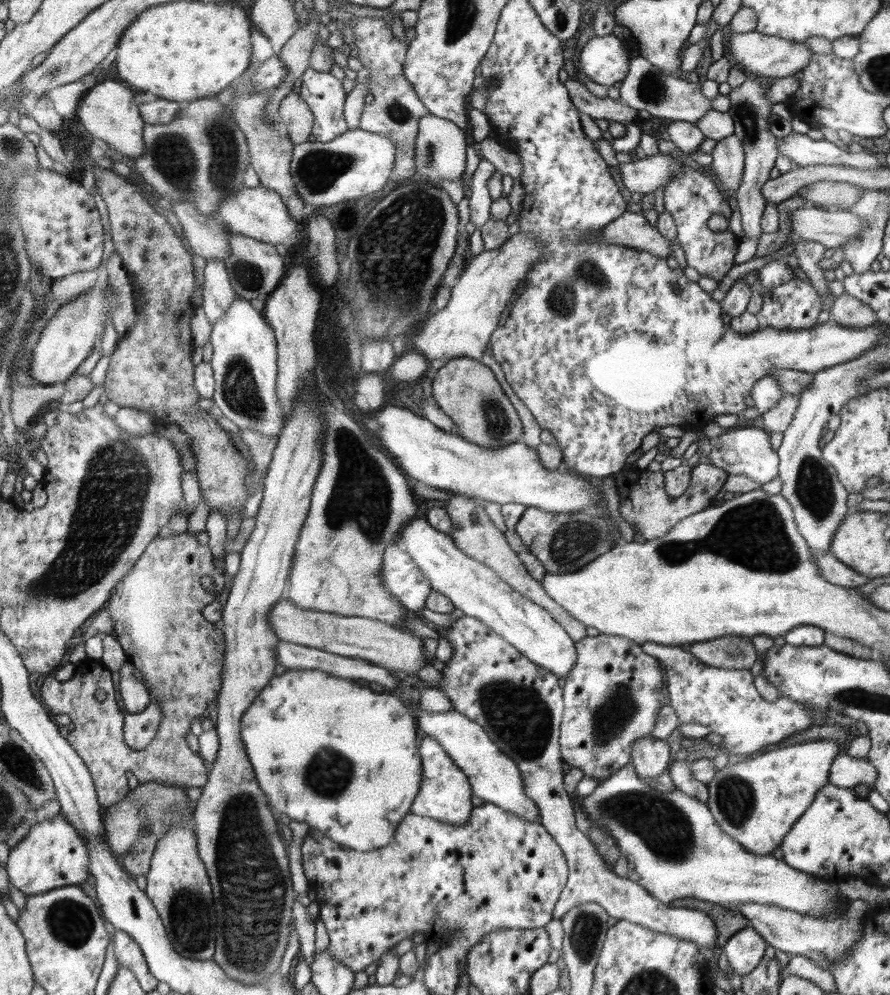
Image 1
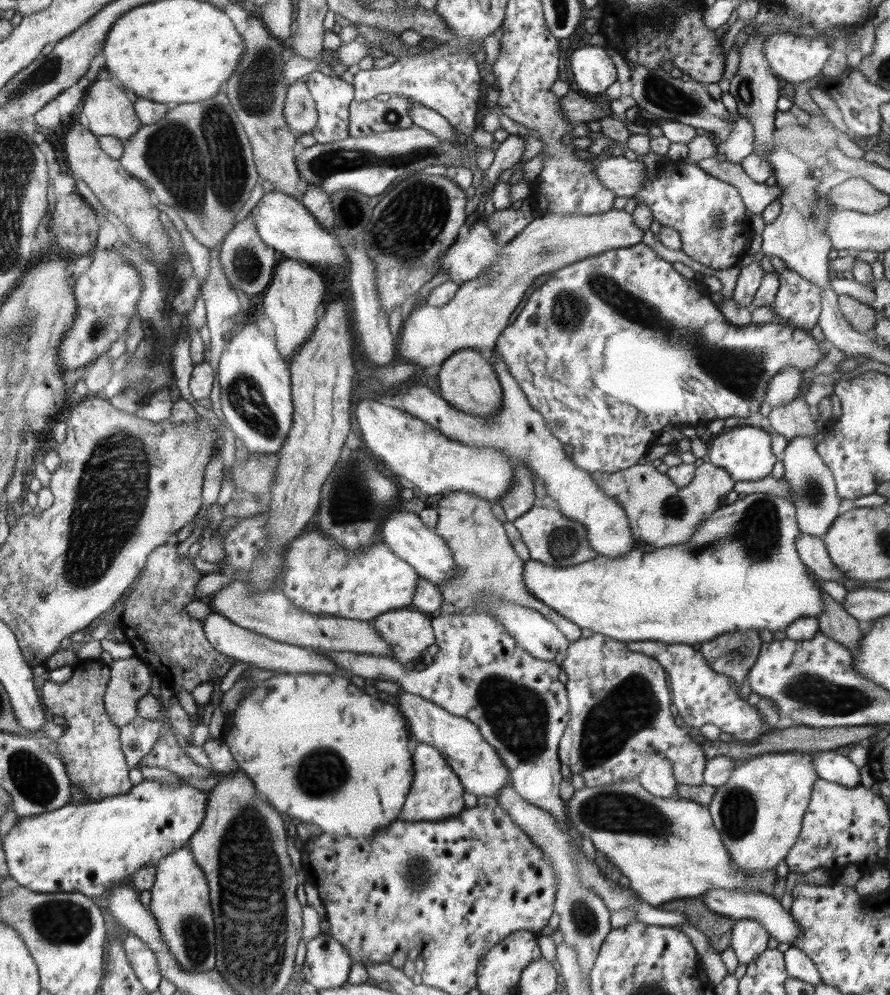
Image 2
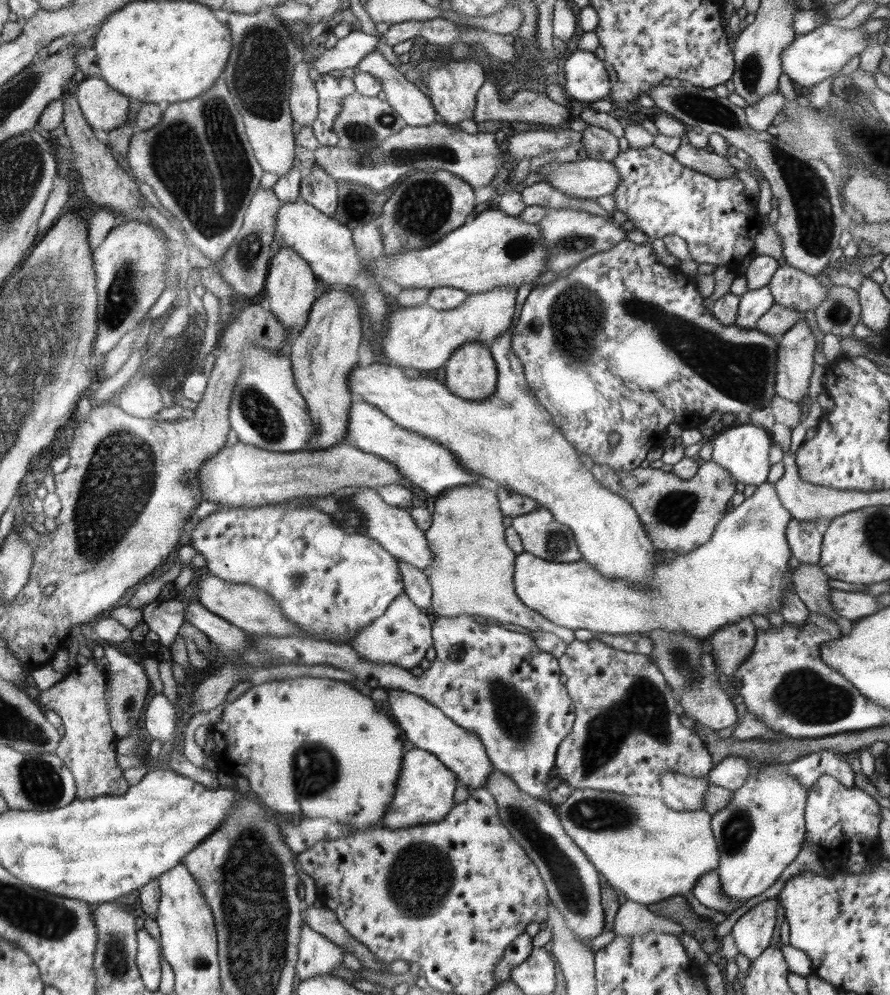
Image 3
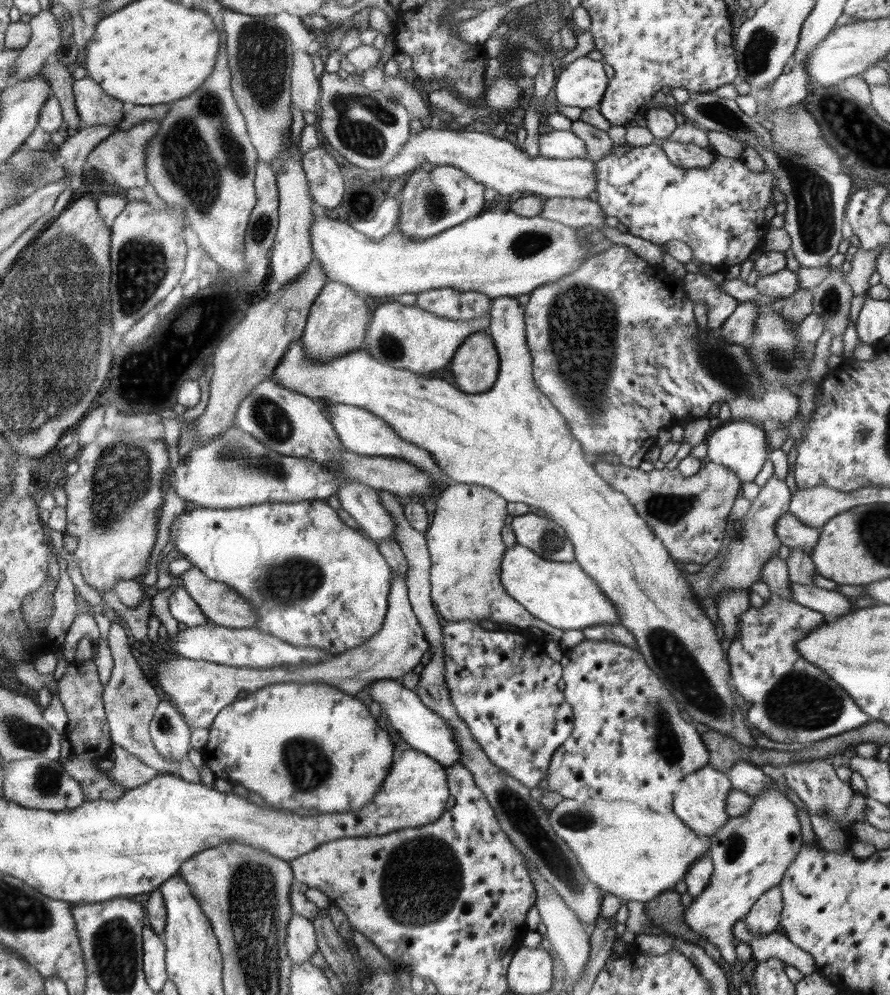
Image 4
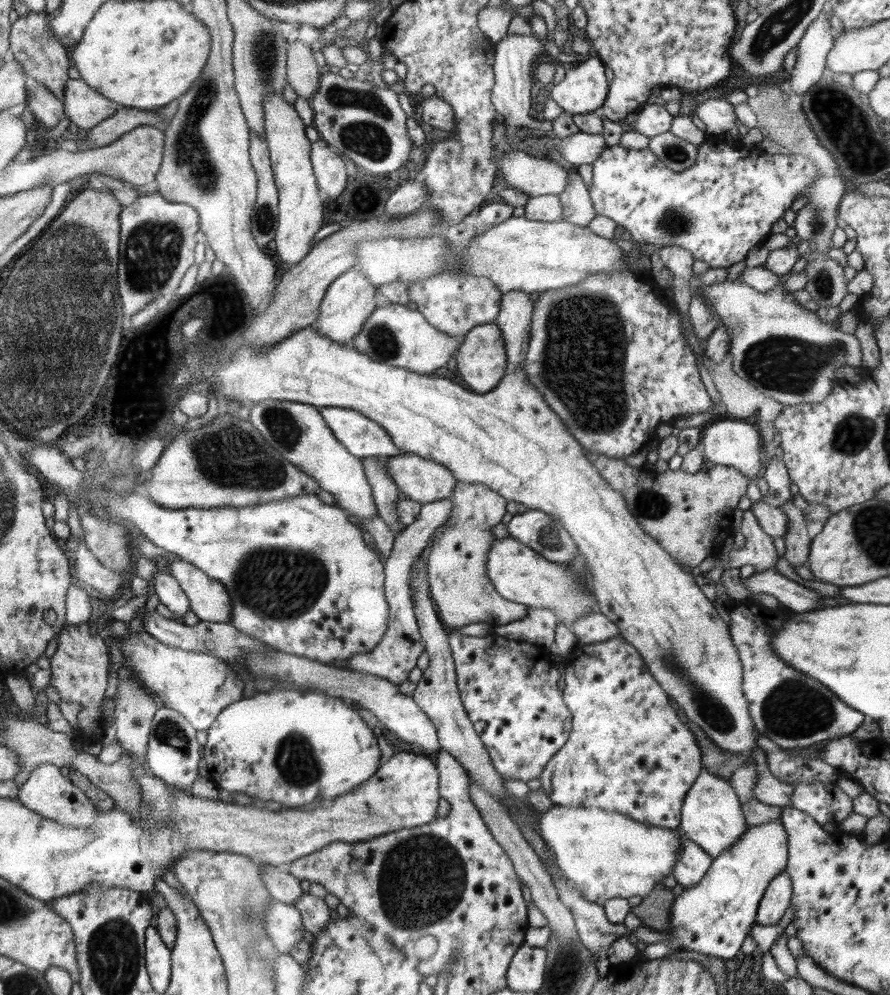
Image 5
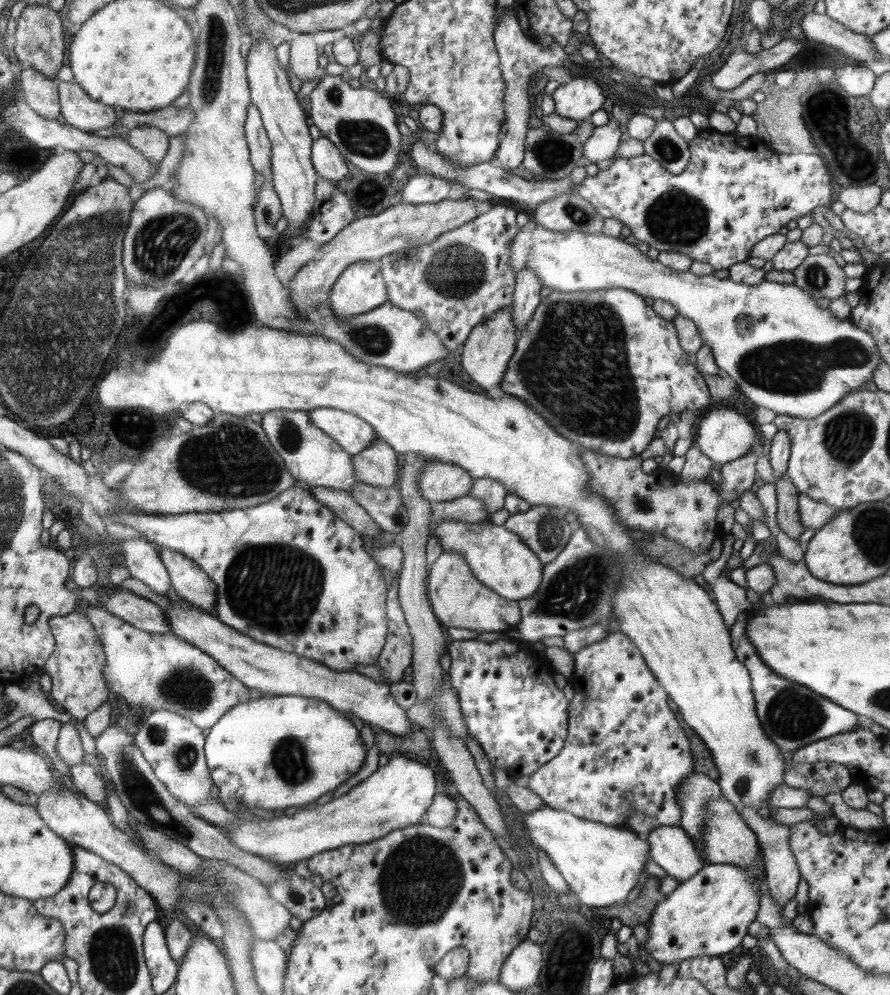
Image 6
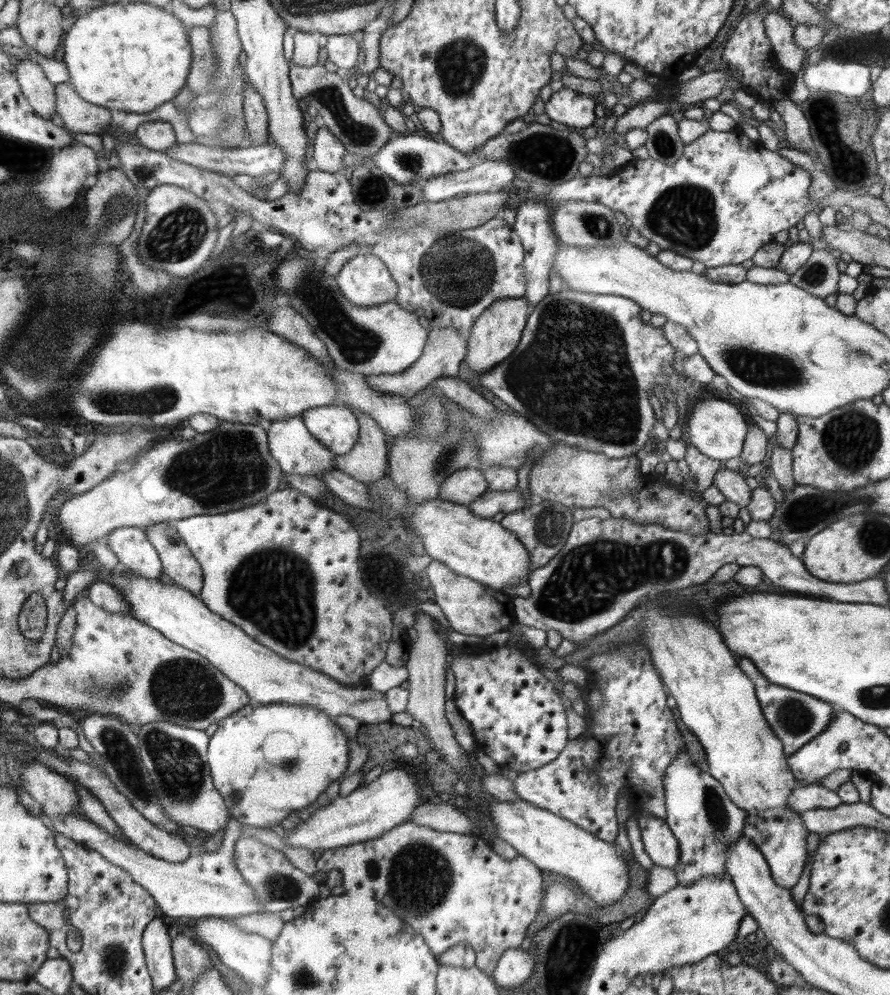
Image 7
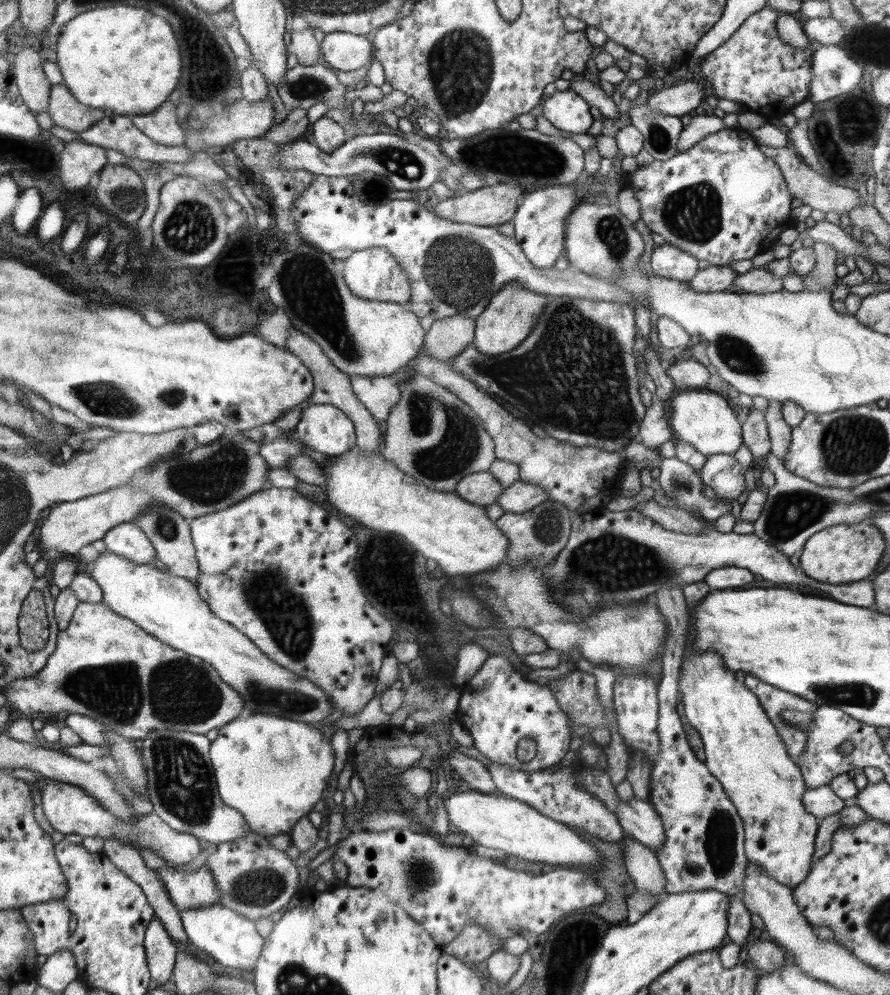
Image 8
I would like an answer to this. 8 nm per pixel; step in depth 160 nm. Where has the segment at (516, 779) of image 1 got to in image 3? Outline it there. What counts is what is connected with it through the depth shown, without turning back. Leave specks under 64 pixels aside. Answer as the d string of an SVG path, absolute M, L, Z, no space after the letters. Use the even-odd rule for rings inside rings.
M400 689L386 690L388 693L387 699L390 701L391 718L415 748L427 750L430 754L436 756L468 788L475 789L485 786L492 770L496 769L494 769L482 741L476 734L468 732L464 730L464 727L452 722L452 719L448 718L437 706L417 694Z

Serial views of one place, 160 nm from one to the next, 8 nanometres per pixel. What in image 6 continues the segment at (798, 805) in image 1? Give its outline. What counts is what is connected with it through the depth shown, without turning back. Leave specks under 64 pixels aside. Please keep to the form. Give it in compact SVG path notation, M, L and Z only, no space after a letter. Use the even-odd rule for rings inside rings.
M759 850L752 867L731 864L704 865L692 878L679 885L653 908L645 950L658 962L672 964L710 955L718 957L734 951L748 934L760 906L759 882L765 878L763 854Z

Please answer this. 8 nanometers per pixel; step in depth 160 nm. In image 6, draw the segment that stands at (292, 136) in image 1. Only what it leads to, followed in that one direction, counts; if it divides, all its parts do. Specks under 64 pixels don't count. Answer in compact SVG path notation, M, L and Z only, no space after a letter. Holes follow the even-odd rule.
M300 34L290 44L290 68L302 82L310 82L322 74L318 66L318 46L310 34Z

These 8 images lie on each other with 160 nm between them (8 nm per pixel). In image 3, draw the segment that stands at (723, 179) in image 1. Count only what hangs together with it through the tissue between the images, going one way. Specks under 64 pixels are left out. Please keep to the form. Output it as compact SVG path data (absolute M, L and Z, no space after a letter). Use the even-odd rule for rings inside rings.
M778 91L776 94L762 97L754 104L747 105L743 109L745 110L749 127L757 131L766 131L774 118L776 118L776 115L784 108L784 104L787 104L787 100L782 95L782 92Z

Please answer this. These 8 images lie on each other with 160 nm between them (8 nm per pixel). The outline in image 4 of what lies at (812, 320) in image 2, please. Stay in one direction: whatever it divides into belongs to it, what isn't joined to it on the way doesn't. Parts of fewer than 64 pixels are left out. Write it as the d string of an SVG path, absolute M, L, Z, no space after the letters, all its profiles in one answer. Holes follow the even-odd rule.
M784 268L774 274L760 275L757 278L755 287L759 295L780 299L790 298L792 294L800 292L799 280L796 271Z

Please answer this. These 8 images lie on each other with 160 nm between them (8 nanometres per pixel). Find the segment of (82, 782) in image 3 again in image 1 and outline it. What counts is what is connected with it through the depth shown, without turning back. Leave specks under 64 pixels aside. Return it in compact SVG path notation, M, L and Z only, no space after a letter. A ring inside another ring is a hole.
M190 534L154 538L136 560L134 567L120 579L106 604L112 617L112 636L121 643L127 660L143 674L144 685L147 686L151 698L158 701L161 706L163 717L159 730L144 750L134 750L126 746L123 737L124 715L118 703L116 704L114 700L102 700L102 702L94 700L92 680L78 680L79 666L69 680L58 681L55 676L47 677L42 684L40 696L50 714L53 717L57 714L66 714L74 724L75 729L69 732L66 739L85 762L92 775L98 802L103 807L118 803L129 794L126 772L136 776L139 784L154 781L171 787L200 788L208 780L205 762L200 758L199 753L193 752L188 747L185 736L190 732L190 722L205 717L208 702L217 700L224 670L226 644L223 630L220 625L205 620L201 613L208 603L218 600L219 593L222 592L226 582L224 573L214 567L213 559L209 546L202 546ZM203 576L211 576L218 595L202 588L200 579Z

